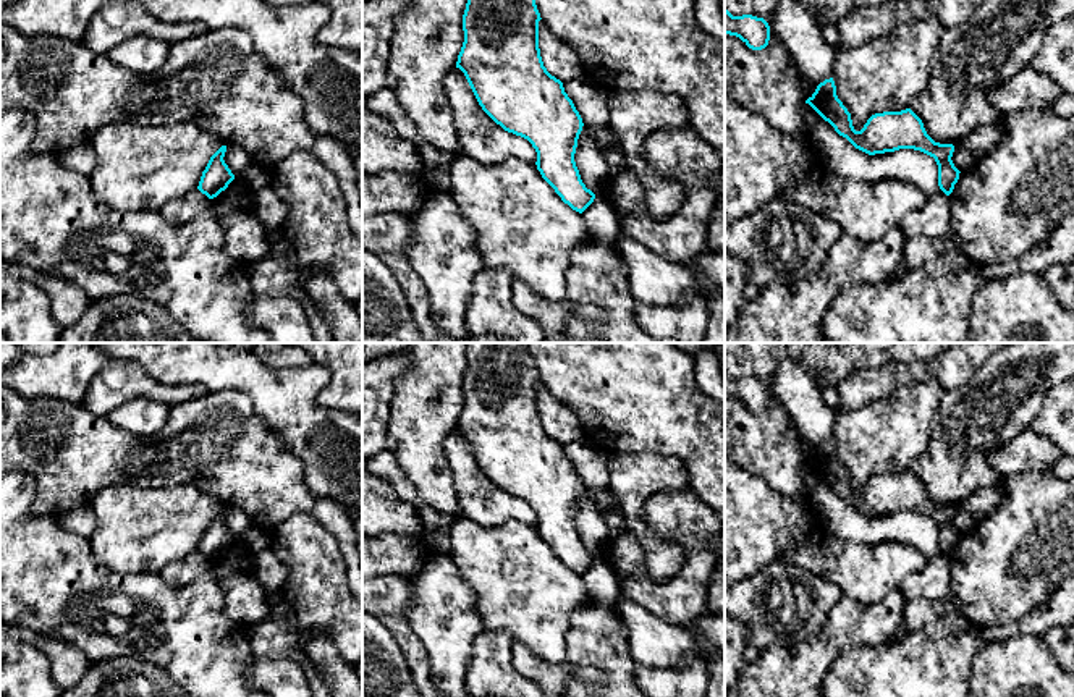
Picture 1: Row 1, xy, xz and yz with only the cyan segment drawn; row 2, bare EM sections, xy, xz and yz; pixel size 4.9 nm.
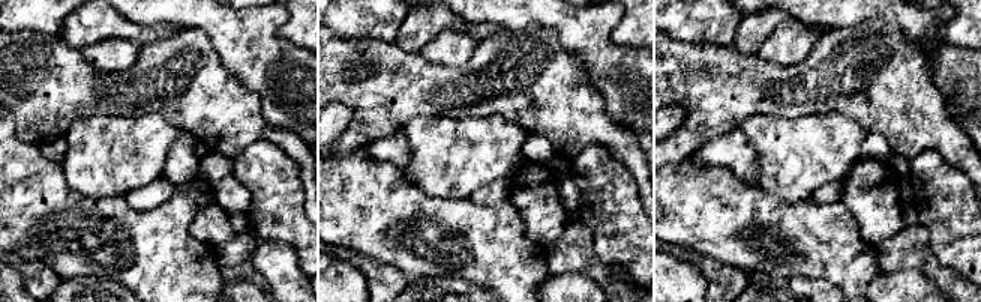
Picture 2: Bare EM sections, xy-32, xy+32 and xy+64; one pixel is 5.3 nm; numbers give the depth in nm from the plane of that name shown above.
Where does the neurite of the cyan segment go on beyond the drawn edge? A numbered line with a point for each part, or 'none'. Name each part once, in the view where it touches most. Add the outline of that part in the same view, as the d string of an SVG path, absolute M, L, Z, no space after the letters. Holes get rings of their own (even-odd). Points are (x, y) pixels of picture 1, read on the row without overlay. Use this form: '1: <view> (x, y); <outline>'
none

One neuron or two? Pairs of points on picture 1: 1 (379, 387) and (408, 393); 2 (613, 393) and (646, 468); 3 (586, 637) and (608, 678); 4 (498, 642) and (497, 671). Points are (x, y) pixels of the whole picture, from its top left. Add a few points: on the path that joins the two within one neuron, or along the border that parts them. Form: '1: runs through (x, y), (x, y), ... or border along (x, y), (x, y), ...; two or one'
1: border along (411, 359), (395, 382), (385, 427); two
2: border along (610, 453), (655, 453), (676, 458); two
3: runs through (596, 647), (599, 668); one
4: runs through (497, 649), (497, 665); one

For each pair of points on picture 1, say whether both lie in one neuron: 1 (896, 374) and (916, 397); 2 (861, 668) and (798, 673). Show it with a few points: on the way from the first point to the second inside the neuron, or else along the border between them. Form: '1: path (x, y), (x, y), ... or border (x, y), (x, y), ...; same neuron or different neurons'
1: border (924, 379), (901, 385), (872, 401); different neurons
2: border (854, 644), (848, 646), (835, 658), (820, 680); different neurons

